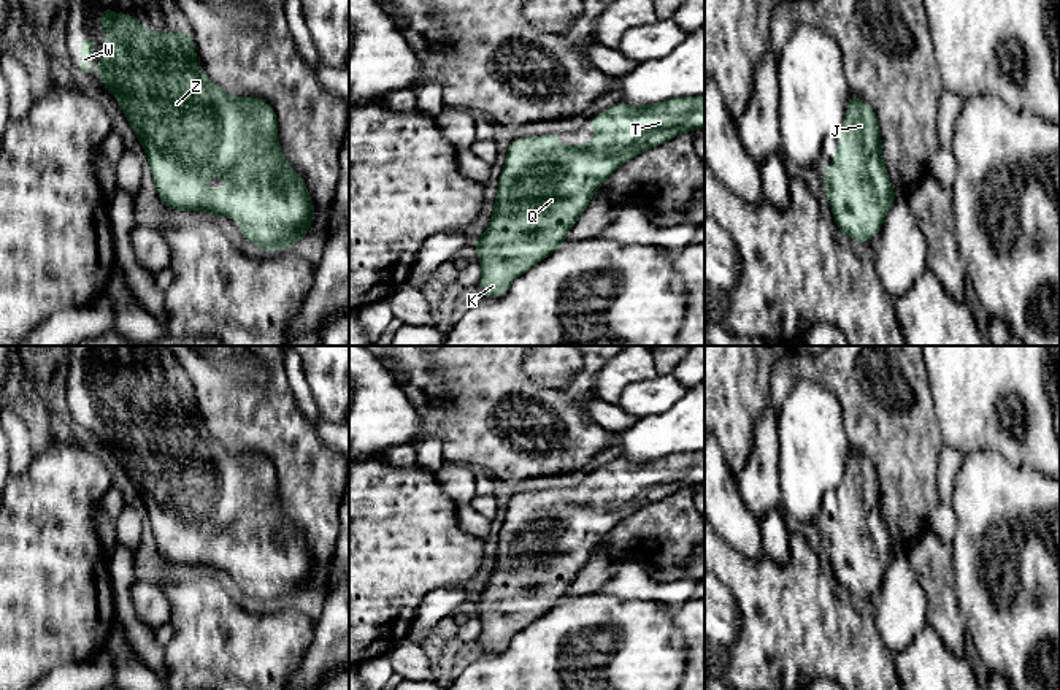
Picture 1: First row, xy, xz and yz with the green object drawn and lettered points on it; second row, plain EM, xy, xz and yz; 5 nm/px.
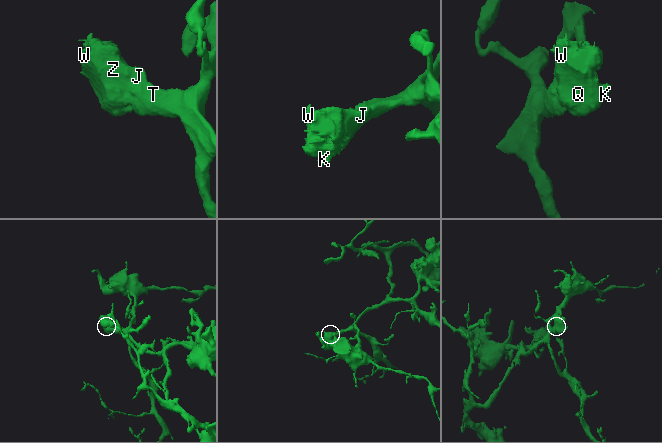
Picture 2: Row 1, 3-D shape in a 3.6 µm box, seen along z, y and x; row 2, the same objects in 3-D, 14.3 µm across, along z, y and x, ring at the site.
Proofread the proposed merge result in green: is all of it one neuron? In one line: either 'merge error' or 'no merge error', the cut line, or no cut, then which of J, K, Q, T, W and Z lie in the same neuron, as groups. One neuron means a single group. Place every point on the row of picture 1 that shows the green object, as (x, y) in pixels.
no merge error | no cut | J K Q T W Z

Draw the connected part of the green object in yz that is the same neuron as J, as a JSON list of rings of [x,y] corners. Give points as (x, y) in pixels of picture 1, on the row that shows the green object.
[[[849,97],[839,132],[838,155],[824,170],[824,187],[838,232],[868,246],[898,197],[882,163],[876,111],[863,98]]]

